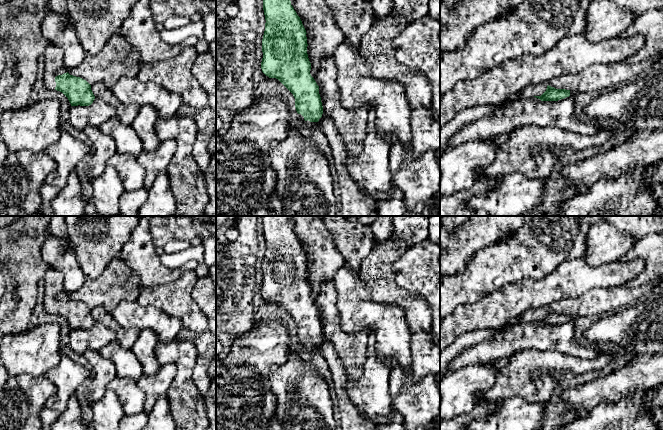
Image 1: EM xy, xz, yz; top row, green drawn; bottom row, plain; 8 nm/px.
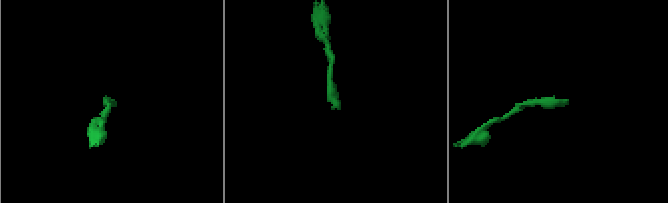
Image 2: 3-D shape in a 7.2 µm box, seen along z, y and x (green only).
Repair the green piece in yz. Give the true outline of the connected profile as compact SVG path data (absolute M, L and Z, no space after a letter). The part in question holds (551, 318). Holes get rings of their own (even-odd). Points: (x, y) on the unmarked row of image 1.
M547 310L546 315L541 320L534 320L541 325L558 325L570 320L570 314L556 313L551 310Z

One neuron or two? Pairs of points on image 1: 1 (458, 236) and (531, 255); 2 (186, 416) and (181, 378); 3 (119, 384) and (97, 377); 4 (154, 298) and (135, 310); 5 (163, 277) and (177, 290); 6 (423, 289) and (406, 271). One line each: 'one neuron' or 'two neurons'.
1: two neurons
2: one neuron
3: two neurons
4: two neurons
5: two neurons
6: one neuron

